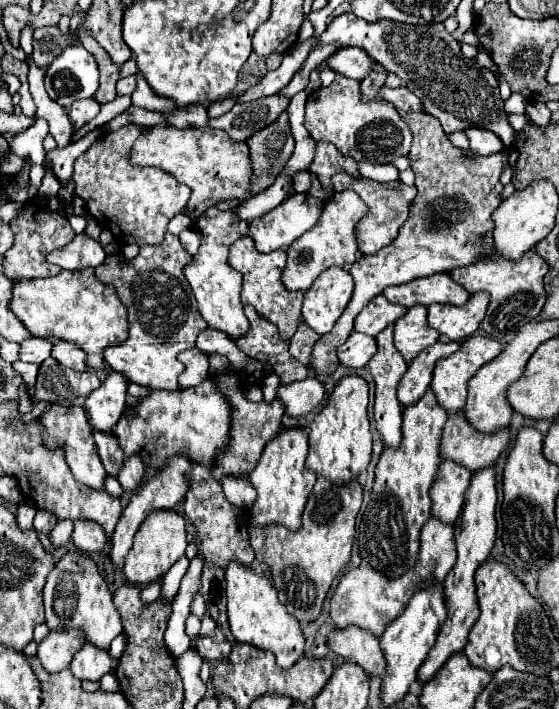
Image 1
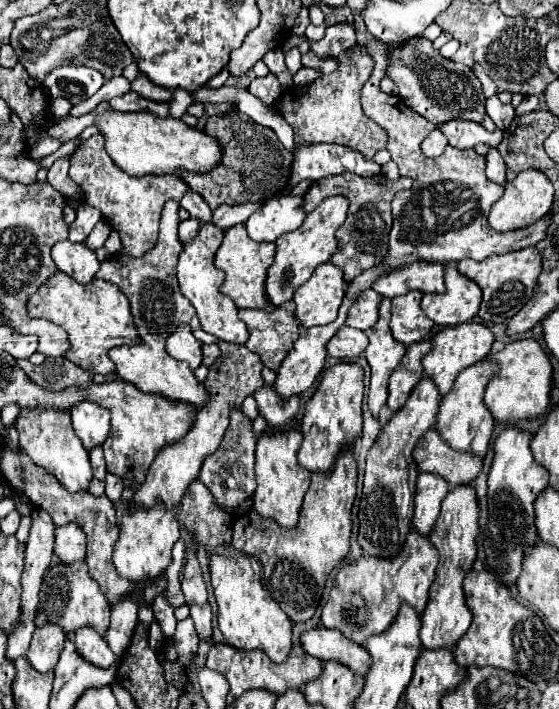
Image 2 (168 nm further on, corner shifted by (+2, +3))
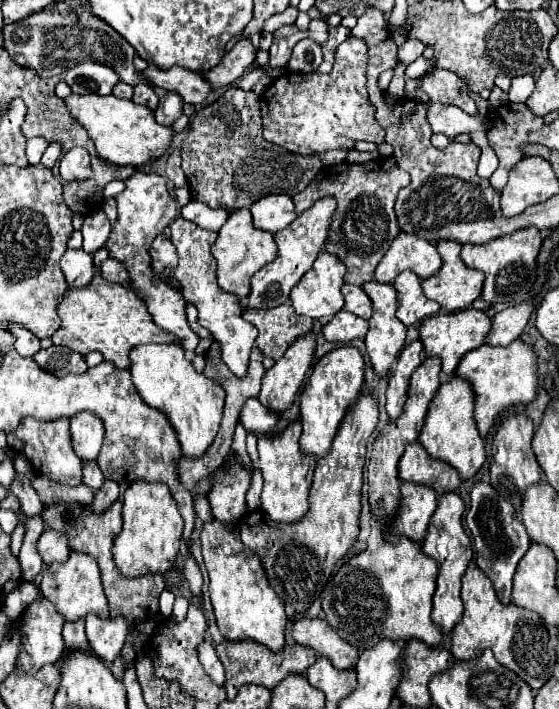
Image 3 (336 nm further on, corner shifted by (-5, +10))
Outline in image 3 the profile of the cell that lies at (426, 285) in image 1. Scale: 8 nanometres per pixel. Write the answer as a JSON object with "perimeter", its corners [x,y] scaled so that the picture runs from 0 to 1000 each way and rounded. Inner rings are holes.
{"perimeter":[[[716,326],[676,371],[669,391],[676,399],[701,399],[716,382],[733,379],[751,394],[766,394],[787,374],[787,360],[769,340]]]}

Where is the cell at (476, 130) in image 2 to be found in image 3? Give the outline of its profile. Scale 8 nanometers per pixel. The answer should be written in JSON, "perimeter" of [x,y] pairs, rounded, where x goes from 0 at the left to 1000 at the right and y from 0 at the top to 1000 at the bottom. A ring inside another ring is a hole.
{"perimeter":[[[766,145],[766,162],[762,162],[773,188],[791,188],[805,196],[812,196],[823,188],[841,185],[873,185],[873,171],[859,162],[837,162],[826,154],[812,148],[791,148],[791,145]]]}

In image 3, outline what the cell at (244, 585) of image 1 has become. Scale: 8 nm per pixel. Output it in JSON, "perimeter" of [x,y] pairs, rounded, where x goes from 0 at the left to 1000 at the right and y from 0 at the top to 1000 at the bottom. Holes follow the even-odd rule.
{"perimeter":[[[390,732],[361,740],[358,769],[376,817],[376,848],[394,893],[411,904],[451,901],[487,918],[501,918],[508,913],[508,890],[515,870],[508,865],[508,850],[479,825],[476,808],[465,797],[465,788],[458,788],[458,780],[436,772],[422,760],[422,755],[415,755],[404,738]]]}

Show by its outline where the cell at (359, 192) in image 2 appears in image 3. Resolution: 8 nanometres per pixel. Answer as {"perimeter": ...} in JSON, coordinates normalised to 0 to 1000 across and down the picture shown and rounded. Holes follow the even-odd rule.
{"perimeter":[[[676,221],[673,227],[648,233],[608,230],[597,236],[576,236],[555,261],[522,278],[526,298],[537,303],[562,283],[587,275],[601,281],[601,298],[587,323],[583,354],[608,362],[608,368],[619,374],[619,399],[648,402],[651,396],[669,394],[665,385],[680,362],[687,362],[694,343],[701,343],[701,334],[716,329],[705,303],[705,283],[712,269],[726,261],[733,261],[733,247],[712,236],[705,221]]]}

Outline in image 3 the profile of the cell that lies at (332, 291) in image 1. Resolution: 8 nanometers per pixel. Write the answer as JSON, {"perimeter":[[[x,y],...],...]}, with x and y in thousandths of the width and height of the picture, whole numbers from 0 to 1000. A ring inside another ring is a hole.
{"perimeter":[[[572,354],[558,379],[544,385],[519,413],[522,433],[533,444],[558,450],[587,450],[615,433],[608,405],[615,402],[615,374],[605,362]]]}

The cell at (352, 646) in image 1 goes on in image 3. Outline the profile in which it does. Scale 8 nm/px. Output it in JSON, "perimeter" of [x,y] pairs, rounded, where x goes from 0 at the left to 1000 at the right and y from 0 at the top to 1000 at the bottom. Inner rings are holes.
{"perimeter":[[[533,873],[522,879],[522,898],[530,907],[562,915],[587,927],[601,944],[626,944],[637,932],[637,913],[608,904],[605,893],[580,873]]]}

